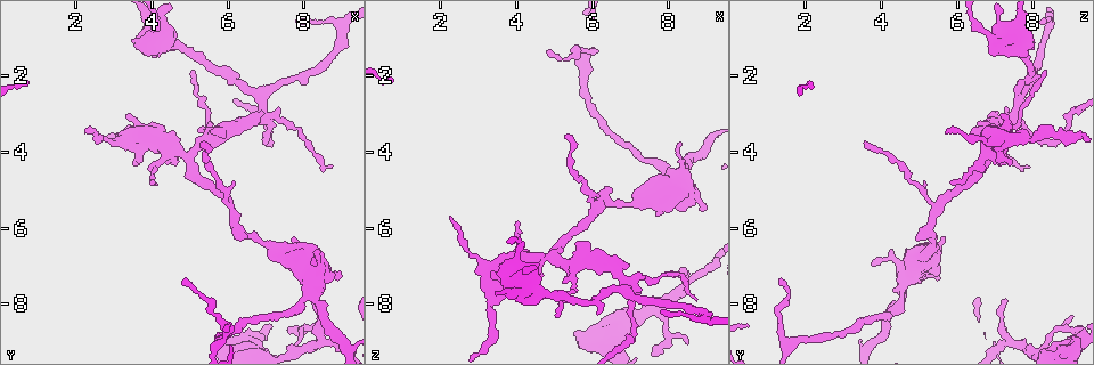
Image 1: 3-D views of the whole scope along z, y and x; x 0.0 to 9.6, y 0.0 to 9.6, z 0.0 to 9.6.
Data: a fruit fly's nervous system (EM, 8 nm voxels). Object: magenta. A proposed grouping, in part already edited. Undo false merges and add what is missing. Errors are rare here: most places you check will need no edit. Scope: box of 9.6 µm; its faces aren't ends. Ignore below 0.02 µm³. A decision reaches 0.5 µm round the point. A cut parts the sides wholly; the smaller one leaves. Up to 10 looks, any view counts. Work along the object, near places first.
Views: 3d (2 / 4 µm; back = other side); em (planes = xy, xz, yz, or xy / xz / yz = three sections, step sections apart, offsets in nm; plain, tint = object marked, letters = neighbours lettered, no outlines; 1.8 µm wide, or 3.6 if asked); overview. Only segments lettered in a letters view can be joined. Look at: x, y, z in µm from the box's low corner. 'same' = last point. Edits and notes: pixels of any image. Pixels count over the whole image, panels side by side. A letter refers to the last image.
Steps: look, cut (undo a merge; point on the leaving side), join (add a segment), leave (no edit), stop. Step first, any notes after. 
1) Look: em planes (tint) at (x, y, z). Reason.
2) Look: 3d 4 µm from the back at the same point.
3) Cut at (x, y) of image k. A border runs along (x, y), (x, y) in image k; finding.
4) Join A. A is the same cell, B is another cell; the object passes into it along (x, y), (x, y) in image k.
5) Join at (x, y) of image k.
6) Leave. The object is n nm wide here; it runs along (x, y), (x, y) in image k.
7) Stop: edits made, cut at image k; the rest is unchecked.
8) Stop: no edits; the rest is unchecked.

Look: 3d 4 µm at (6.85, 3.00, 7.50). A fork.

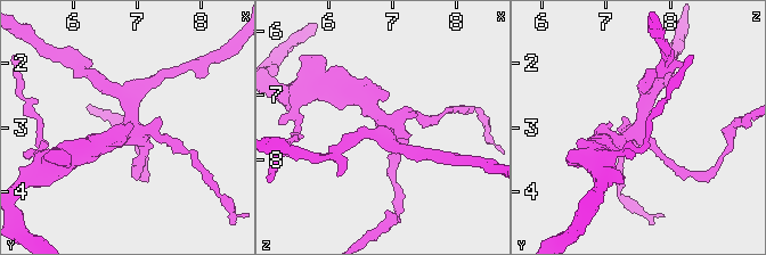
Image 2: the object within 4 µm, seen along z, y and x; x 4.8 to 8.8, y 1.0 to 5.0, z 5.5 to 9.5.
Look: em planes (letters) at (6.85, 3.00, 7.55). 4 arms meet here; shape alone is not enough.

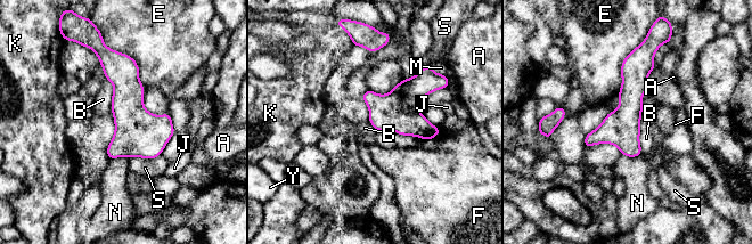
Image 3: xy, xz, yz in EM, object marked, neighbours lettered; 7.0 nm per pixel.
Leave. The object is 260 nm wide here; A, B, E, F, J, K, M, N, S and Y are other cells; it runs along (643, 51), (630, 106), (587, 143) in image 3; one neuron here.

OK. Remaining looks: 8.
Look: 3d 2 µm at (8.30, 7.05, 3.75). Tapers out.

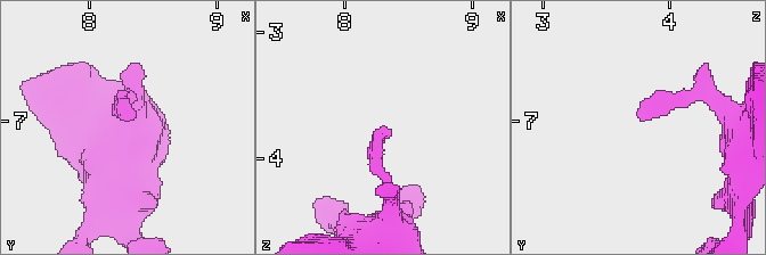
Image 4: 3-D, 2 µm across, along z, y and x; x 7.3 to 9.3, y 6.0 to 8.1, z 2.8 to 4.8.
Look: em planes (letters) at (8.32, 6.98, 3.76).

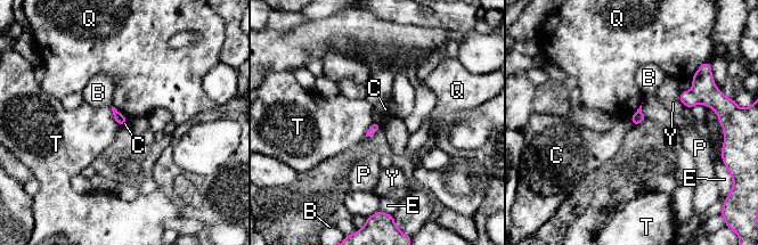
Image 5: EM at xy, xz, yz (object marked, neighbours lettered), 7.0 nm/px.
Leave. The longest contact is with T, 160 nm; B, C, E, P, Q, T and Y are other cells; a border runs along (374, 121), (381, 124) in image 5; no lettered segment goes on from it.

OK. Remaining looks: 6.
Look: 3d 4 µm at (8.80, 4.45, 7.85). Free end.

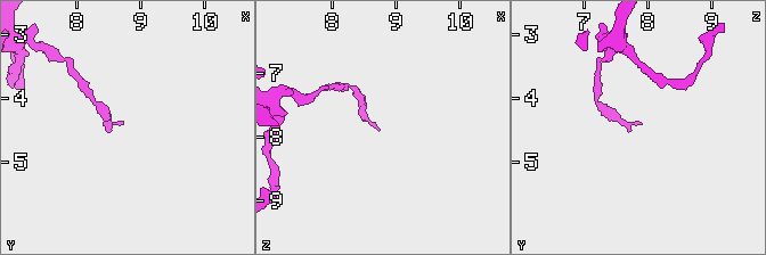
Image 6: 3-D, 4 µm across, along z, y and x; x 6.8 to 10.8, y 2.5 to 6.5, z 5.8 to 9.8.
Look: em planes (plain) at (8.75, 4.40, 7.90). Now the EM.

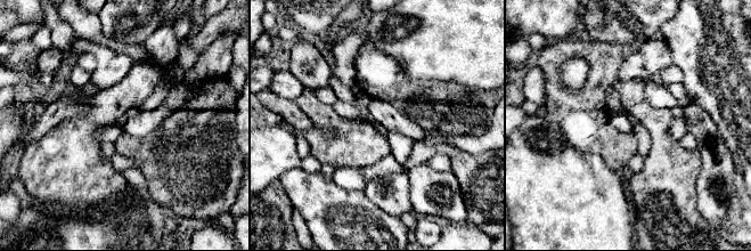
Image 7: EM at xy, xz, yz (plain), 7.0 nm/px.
Look: em planes (letters) at the same point.

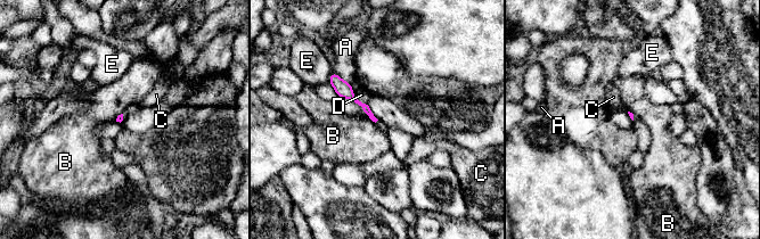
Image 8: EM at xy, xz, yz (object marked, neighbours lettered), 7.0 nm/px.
Leave. A, B, C, D and E are other cells; a border runs along (369, 117), (375, 122) in image 8; none of them fits.

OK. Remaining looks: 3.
Look: 3d 4 µm at (4.35, 1.05, 7.75). Abrupt turn.

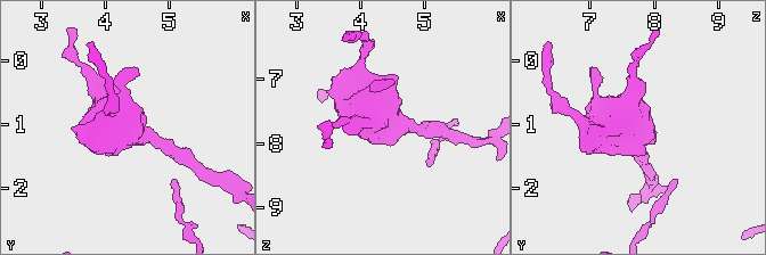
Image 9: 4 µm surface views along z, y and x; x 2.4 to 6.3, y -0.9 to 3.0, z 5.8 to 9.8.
Look: em planes (letters) at (4.35, 1.15, 7.70). Now the EM.

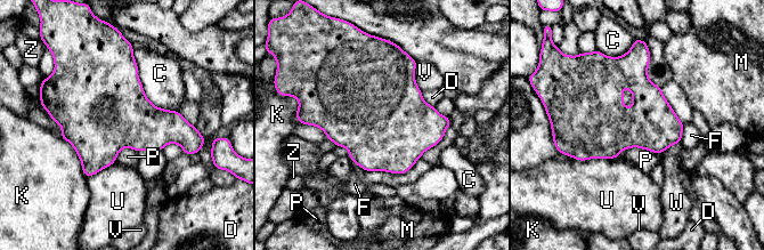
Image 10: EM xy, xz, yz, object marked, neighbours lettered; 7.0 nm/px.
Leave. The object is 380 nm wide here; C, D, F, K, M, P, U, V, W and Z are other cells; a border runs along (658, 154), (627, 147), (618, 156) in image 10; all the same neuron.

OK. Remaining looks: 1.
Stop: no edits; the rest is unchecked.

